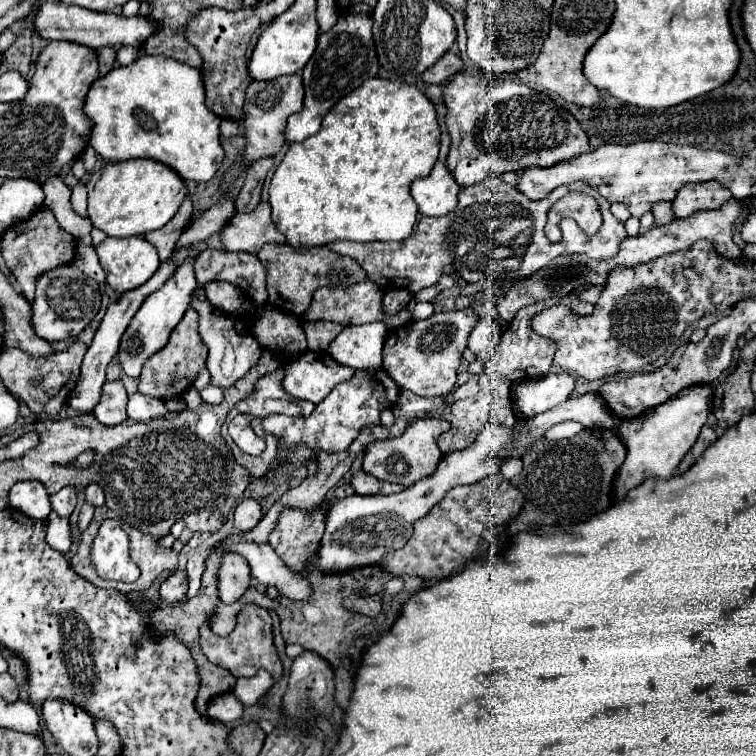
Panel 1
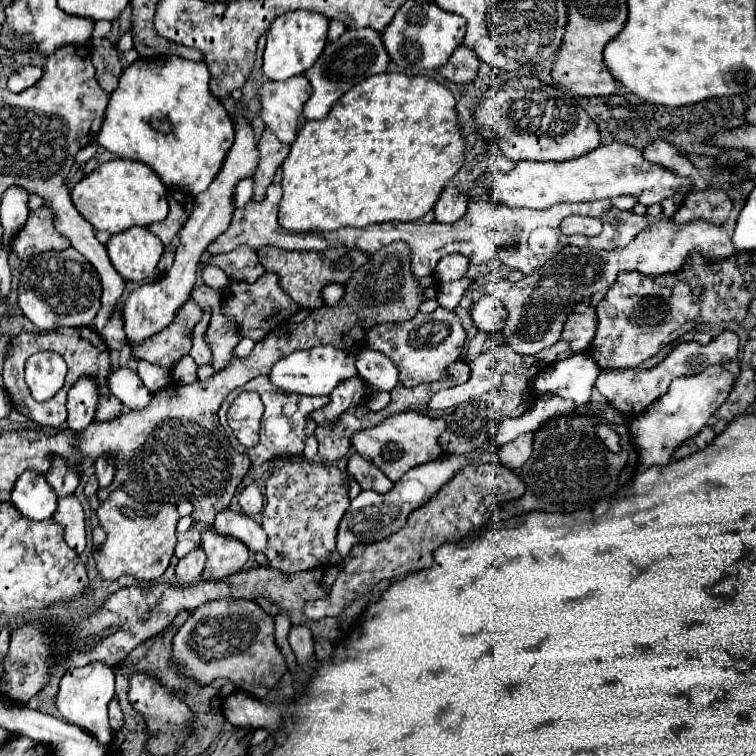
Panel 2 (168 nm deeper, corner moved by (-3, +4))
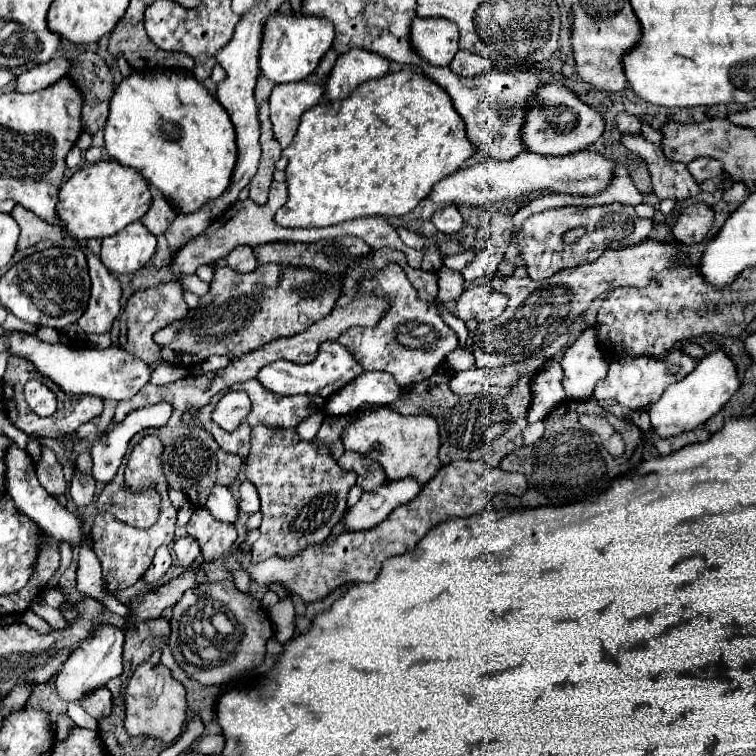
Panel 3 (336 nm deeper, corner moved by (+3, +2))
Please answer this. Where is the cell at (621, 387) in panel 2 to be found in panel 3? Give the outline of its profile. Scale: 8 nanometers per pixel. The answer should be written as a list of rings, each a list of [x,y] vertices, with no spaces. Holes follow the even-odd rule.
[[[670,352],[668,356],[656,360],[656,358],[648,358],[648,356],[632,356],[632,358],[624,358],[624,360],[616,360],[610,364],[610,370],[606,374],[604,380],[600,380],[596,384],[596,392],[594,398],[596,400],[616,400],[622,406],[628,408],[648,408],[650,404],[658,402],[660,396],[664,394],[664,390],[670,384],[680,382],[684,376],[688,376],[696,366],[696,360],[686,356],[684,352]]]

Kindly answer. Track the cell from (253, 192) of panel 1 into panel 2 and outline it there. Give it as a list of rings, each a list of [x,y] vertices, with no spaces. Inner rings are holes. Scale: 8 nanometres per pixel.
[[[268,128],[262,132],[262,138],[258,142],[258,170],[254,172],[254,196],[252,200],[260,202],[266,196],[266,188],[270,186],[276,168],[284,162],[284,158],[290,152],[290,146],[280,142]]]

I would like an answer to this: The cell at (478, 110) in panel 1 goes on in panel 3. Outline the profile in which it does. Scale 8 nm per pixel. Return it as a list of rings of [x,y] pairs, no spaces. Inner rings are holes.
[[[562,84],[540,86],[538,94],[530,102],[544,102],[544,104],[534,104],[526,116],[522,140],[528,152],[536,152],[542,156],[564,156],[580,152],[592,146],[604,132],[606,126],[604,116],[596,108],[584,104],[576,92],[572,92]]]

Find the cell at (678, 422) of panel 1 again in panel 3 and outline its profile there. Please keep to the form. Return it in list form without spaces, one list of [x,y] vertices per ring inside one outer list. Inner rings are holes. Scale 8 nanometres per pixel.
[[[714,350],[698,360],[696,368],[678,384],[670,384],[662,398],[648,408],[654,432],[660,436],[676,436],[696,426],[704,424],[710,416],[714,416],[730,396],[740,388],[740,378],[734,360],[724,350]]]

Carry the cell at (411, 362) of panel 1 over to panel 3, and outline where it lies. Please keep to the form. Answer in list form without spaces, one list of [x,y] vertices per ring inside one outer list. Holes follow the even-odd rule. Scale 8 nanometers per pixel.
[[[390,264],[376,278],[364,280],[362,290],[370,294],[378,292],[390,296],[394,302],[386,312],[388,316],[384,316],[378,322],[378,326],[374,328],[354,326],[348,328],[348,332],[344,332],[338,338],[338,342],[344,344],[356,356],[356,360],[364,366],[364,370],[388,372],[396,378],[398,386],[406,388],[410,384],[428,380],[438,370],[438,366],[446,360],[446,356],[458,348],[458,336],[442,320],[436,304],[426,304],[418,300],[416,290],[412,288],[412,284],[408,282],[406,274],[398,264]]]

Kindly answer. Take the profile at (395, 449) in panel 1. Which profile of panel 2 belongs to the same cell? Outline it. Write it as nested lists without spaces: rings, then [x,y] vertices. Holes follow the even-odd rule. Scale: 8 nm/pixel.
[[[410,410],[386,418],[386,422],[382,422],[380,426],[354,434],[352,446],[362,458],[374,462],[392,482],[398,482],[410,468],[432,462],[442,454],[438,446],[438,438],[444,432],[444,428],[446,422],[442,418],[428,418]]]

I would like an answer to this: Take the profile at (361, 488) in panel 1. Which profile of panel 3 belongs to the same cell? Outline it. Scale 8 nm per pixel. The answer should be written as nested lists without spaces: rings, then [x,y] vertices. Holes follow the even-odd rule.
[[[344,452],[338,458],[338,464],[344,470],[354,470],[358,474],[358,486],[364,492],[372,492],[386,482],[386,474],[384,474],[382,466],[376,464],[374,460],[366,458],[366,456],[356,454],[356,452]]]

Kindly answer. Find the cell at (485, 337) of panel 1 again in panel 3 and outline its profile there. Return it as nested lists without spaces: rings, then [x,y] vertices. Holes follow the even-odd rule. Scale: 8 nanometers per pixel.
[[[490,282],[474,284],[468,290],[462,292],[462,296],[456,300],[456,316],[460,320],[492,320],[500,316],[506,308],[508,298],[498,292]]]

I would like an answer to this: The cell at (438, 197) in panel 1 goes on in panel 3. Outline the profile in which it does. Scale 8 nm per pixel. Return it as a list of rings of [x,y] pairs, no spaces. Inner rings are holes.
[[[444,206],[440,208],[434,216],[432,216],[434,226],[438,228],[438,232],[446,234],[446,236],[454,236],[464,228],[464,220],[458,212],[456,206]]]

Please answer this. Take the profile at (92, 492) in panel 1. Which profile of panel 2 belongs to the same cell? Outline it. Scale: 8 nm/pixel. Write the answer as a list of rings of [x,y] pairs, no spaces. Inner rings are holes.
[[[98,458],[96,460],[96,476],[100,488],[108,488],[114,478],[114,460],[112,458]]]

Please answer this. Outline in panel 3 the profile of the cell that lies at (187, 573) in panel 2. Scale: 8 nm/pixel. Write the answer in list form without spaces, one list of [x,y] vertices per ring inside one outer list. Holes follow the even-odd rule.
[[[188,534],[182,536],[182,538],[178,538],[174,542],[174,552],[178,556],[178,564],[180,566],[190,566],[196,560],[196,556],[200,554],[198,540],[192,538],[192,536],[188,536]]]

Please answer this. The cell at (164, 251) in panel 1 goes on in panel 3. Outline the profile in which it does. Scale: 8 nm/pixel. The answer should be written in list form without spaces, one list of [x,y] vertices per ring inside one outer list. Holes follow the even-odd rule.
[[[148,184],[148,190],[152,194],[152,204],[146,216],[142,218],[142,222],[154,236],[162,236],[166,228],[172,224],[172,220],[176,218],[176,210],[168,204],[168,200],[164,200],[164,196],[160,196],[158,188]]]

